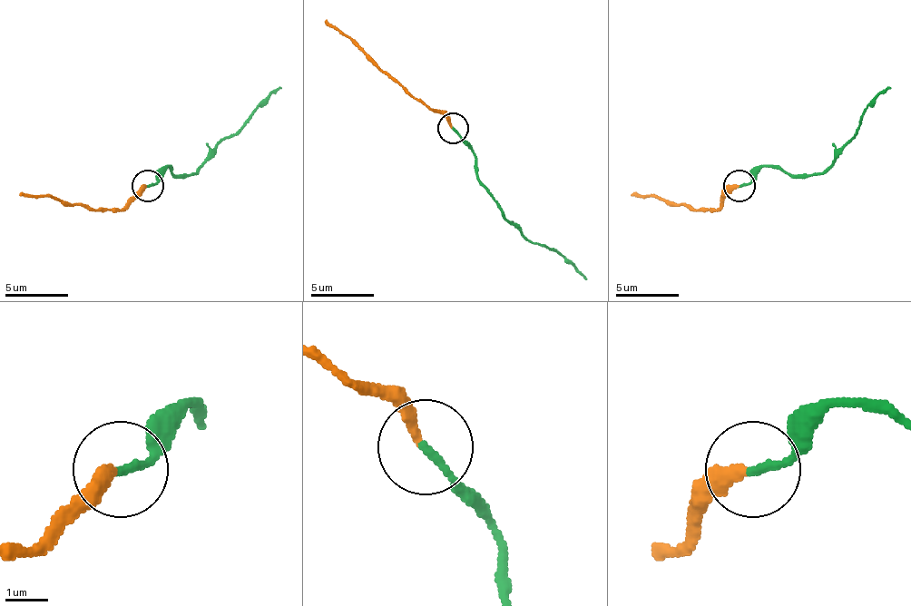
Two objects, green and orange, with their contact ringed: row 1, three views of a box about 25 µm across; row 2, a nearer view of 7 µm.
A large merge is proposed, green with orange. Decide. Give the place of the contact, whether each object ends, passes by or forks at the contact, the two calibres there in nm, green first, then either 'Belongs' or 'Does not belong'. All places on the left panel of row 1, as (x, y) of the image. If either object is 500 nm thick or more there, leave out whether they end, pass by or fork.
Place: (148, 185). At the ring green ends. At the ring orange ends. Thickness 190 nm (green) against 280 nm. Does not belong

